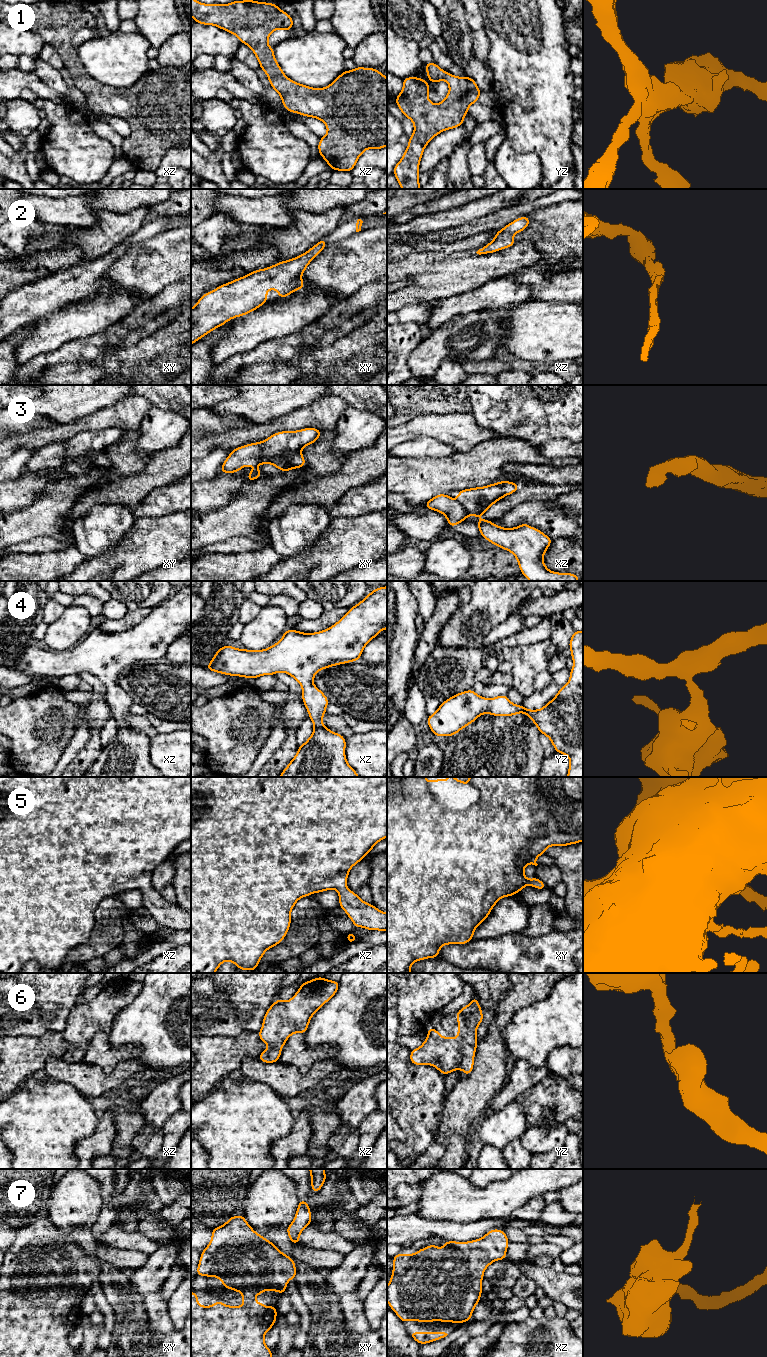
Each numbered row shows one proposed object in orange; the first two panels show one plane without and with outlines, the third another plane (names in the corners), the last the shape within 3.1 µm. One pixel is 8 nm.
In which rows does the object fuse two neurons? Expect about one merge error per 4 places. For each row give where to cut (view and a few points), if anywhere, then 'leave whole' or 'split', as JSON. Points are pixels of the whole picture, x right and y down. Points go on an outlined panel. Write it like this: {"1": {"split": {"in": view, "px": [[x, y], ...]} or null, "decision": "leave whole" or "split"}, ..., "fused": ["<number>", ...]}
{"1": {"split": null, "decision": "leave whole"}, "2": {"split": null, "decision": "leave whole"}, "3": {"split": {"in": "xy", "px": [[262, 442], [261, 459], [257, 464]]}, "decision": "split"}, "4": {"split": null, "decision": "leave whole"}, "5": {"split": null, "decision": "leave whole"}, "6": {"split": null, "decision": "leave whole"}, "7": {"split": null, "decision": "leave whole"}, "fused": ["3"]}

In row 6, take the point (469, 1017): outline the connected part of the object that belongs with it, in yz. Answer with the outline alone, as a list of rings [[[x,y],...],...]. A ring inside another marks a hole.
[[[475,996],[456,1013],[458,1039],[442,1037],[435,1028],[429,1027],[423,1044],[411,1050],[410,1061],[414,1065],[433,1065],[444,1077],[461,1069],[467,1076],[472,1072],[478,1039],[476,1031],[483,1022],[482,1008]]]

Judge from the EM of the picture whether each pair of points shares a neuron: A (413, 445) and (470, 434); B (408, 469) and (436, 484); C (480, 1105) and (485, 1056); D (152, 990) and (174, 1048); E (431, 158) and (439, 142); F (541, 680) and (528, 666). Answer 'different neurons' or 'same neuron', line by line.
A: different neurons
B: same neuron
C: same neuron
D: same neuron
E: same neuron
F: different neurons

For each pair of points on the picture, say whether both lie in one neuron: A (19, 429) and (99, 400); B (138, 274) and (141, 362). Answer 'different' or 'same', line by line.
A: different
B: different

